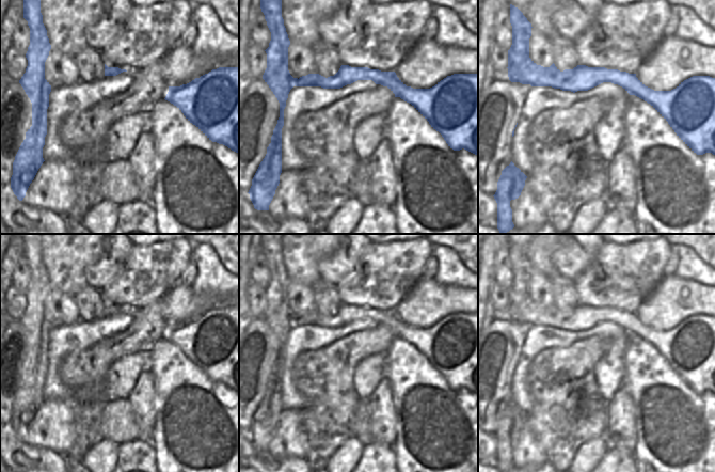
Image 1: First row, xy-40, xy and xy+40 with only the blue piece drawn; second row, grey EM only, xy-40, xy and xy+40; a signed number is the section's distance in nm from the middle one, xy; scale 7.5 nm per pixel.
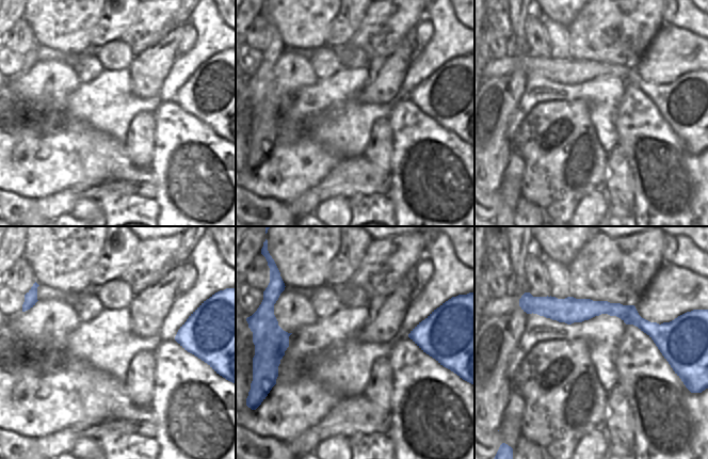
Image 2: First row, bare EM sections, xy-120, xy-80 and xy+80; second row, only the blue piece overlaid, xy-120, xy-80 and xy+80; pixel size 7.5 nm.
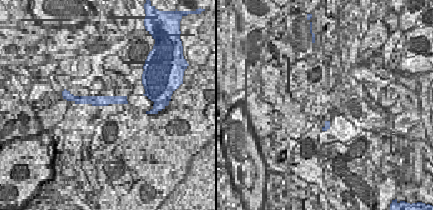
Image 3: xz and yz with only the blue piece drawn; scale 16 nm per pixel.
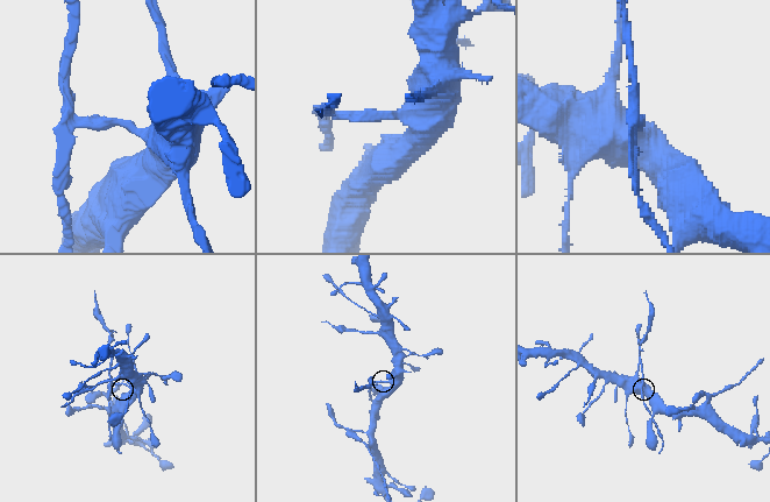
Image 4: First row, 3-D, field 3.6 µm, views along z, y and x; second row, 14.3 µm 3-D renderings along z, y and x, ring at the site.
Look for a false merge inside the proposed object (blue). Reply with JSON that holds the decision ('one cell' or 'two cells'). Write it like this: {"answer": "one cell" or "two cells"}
{"answer": "two cells"}

